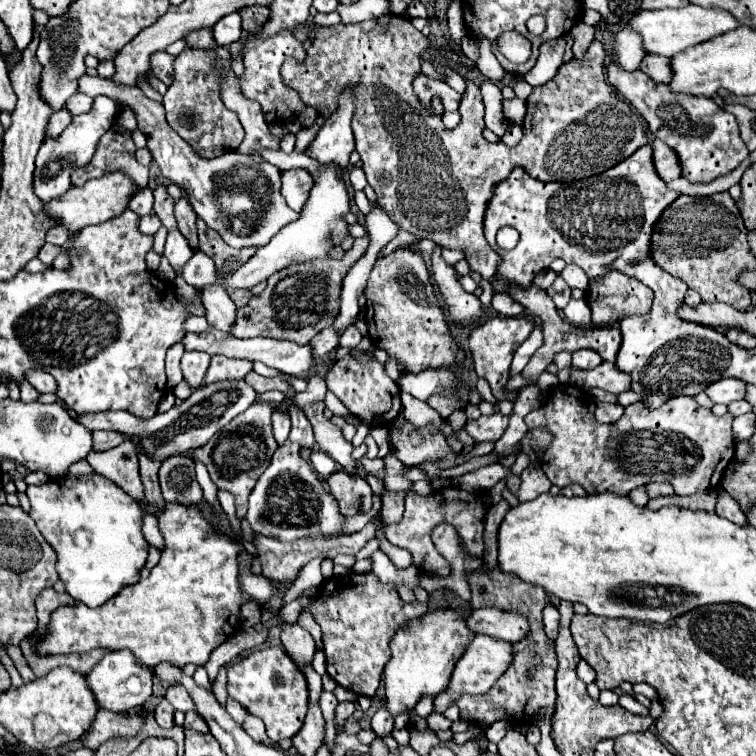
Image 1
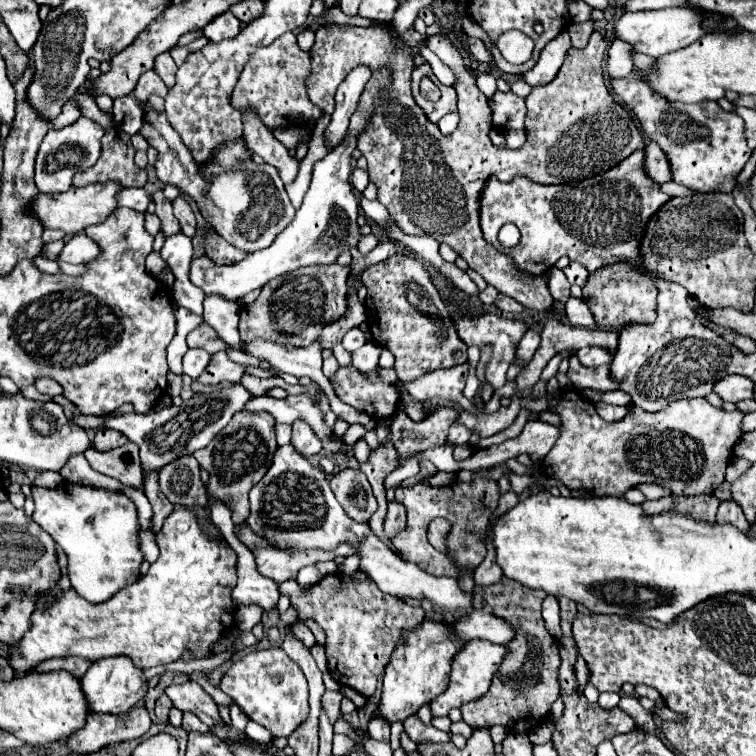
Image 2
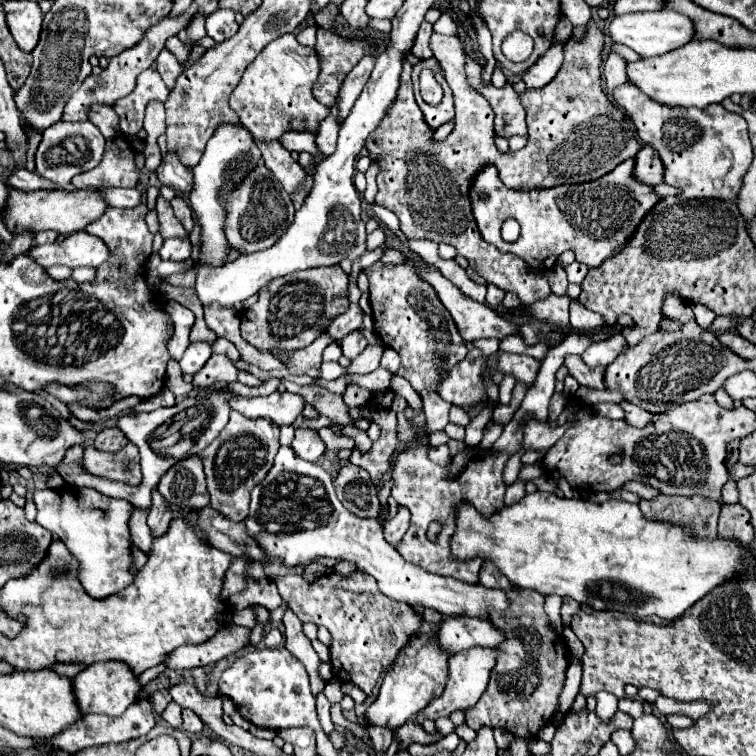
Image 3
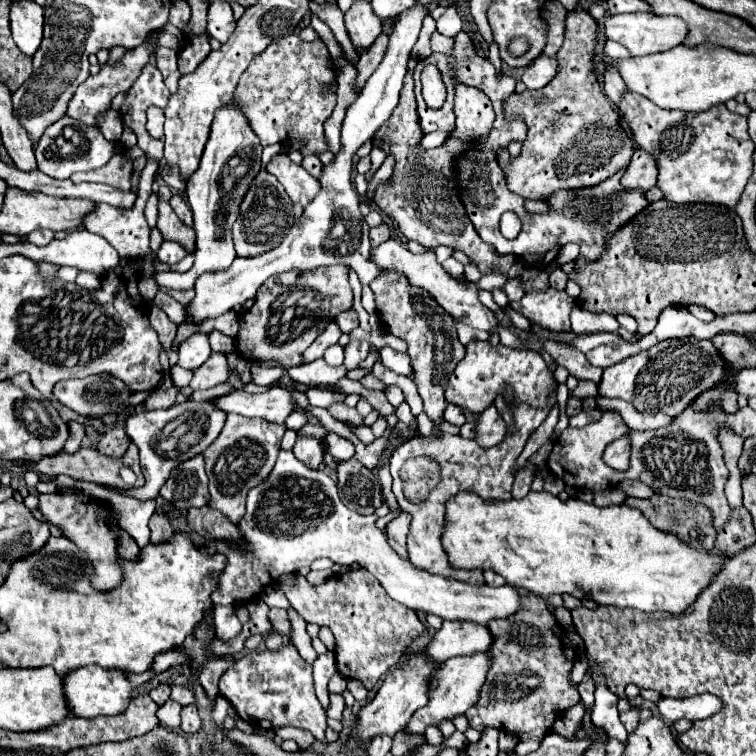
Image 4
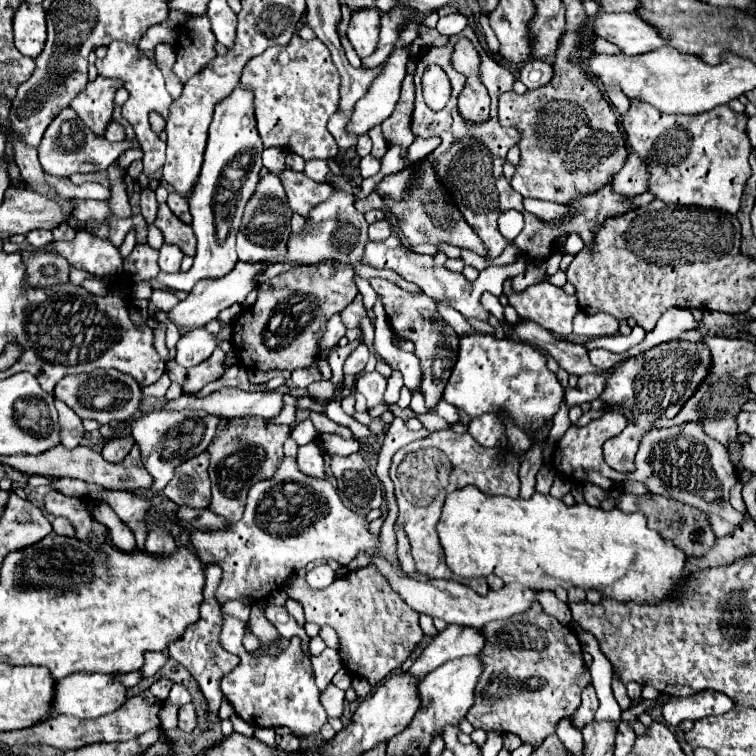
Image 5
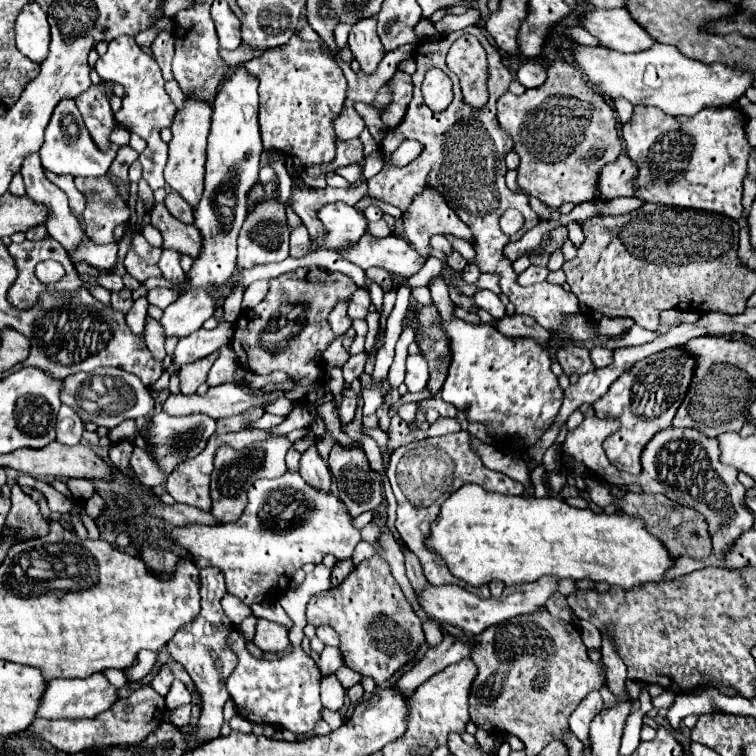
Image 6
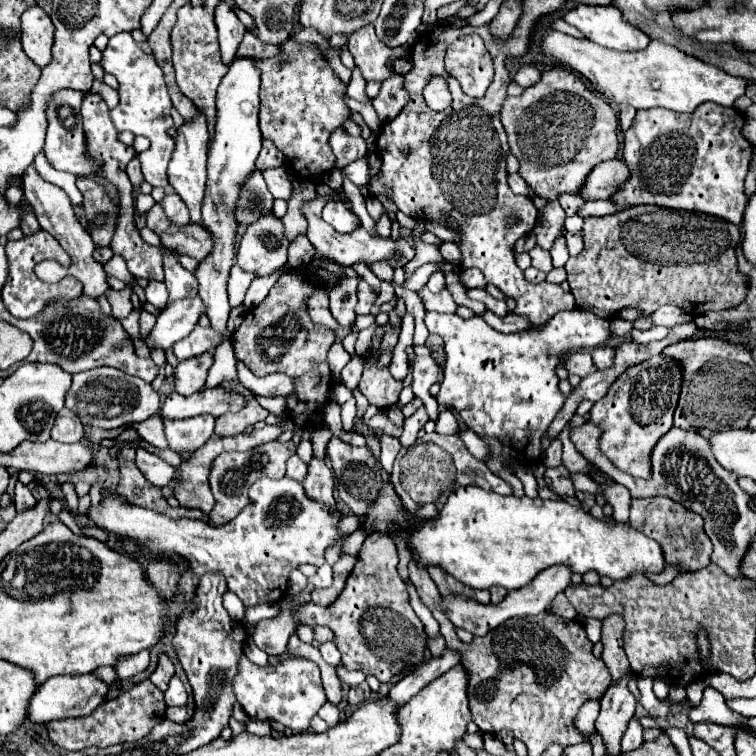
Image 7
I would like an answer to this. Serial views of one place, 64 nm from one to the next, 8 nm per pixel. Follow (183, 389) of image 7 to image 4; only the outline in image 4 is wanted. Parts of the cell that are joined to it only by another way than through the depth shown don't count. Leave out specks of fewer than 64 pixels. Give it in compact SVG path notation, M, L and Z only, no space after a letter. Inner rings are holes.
M214 352L198 370L194 370L194 378L190 382L192 390L206 390L216 384L222 384L230 378L232 368L226 362L224 354Z

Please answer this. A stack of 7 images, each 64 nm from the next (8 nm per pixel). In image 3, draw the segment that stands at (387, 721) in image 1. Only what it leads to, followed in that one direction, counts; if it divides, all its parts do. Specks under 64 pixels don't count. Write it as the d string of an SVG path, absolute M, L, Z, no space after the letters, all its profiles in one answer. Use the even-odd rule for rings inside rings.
M368 726L368 734L374 742L374 750L386 750L392 742L392 732L388 732L388 728L376 728L376 726Z

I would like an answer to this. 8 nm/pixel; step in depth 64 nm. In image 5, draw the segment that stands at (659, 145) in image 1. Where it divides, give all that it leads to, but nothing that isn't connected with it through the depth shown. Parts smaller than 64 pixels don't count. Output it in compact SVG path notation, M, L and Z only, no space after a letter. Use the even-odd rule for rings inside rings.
M630 152L624 168L612 178L612 184L618 194L638 196L648 190L648 166L636 156L636 152Z

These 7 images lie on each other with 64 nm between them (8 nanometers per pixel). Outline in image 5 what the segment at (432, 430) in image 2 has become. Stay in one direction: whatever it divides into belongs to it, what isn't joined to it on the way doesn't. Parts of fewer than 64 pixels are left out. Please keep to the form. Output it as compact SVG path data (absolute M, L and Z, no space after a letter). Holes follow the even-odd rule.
M372 278L370 286L374 288L374 292L378 294L378 298L384 304L384 310L388 314L392 332L396 336L408 338L410 342L414 342L414 354L420 360L420 368L422 368L422 382L420 382L420 392L426 400L426 408L428 412L434 412L438 400L442 398L442 392L446 388L448 376L452 372L452 364L456 364L456 352L458 352L458 336L452 330L452 326L448 326L442 316L438 314L436 302L426 296L426 294L418 294L416 296L416 306L412 306L414 298L410 292L402 290L398 284L390 282L390 280L382 280L382 278Z

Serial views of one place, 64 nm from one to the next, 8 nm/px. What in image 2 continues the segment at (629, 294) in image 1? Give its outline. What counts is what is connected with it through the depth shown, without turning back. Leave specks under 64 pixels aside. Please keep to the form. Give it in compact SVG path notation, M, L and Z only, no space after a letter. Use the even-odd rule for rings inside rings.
M610 264L592 272L588 276L586 286L582 288L582 300L588 304L590 312L594 314L598 328L622 328L626 322L652 322L656 318L656 296L658 290L652 278L646 278L630 264Z

